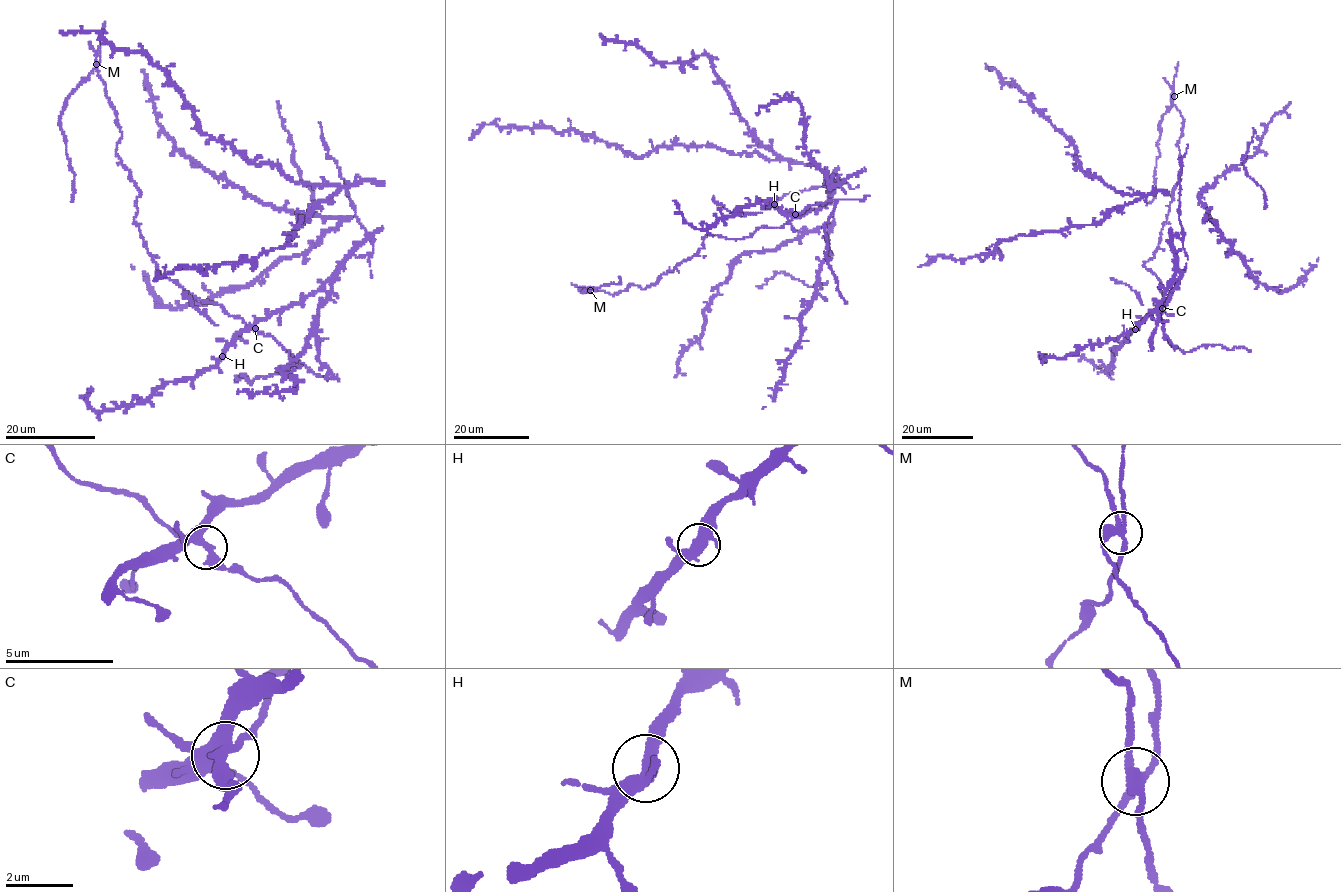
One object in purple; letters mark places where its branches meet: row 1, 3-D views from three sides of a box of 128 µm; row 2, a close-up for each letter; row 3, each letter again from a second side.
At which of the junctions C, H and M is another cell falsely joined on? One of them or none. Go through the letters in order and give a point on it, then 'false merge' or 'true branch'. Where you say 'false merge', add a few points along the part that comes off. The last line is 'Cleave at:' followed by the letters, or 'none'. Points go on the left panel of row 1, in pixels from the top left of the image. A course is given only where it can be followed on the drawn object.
C: (255, 328) | true branch
H: (222, 356) | true branch
M: (96, 64) | false merge | (97, 64), (89, 76), (66, 98), (59, 119), (69, 169), (75, 176), (71, 202)
Cleave at: M

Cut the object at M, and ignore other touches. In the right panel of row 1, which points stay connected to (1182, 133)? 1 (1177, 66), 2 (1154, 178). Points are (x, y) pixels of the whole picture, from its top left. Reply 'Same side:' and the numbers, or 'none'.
Same side: none

